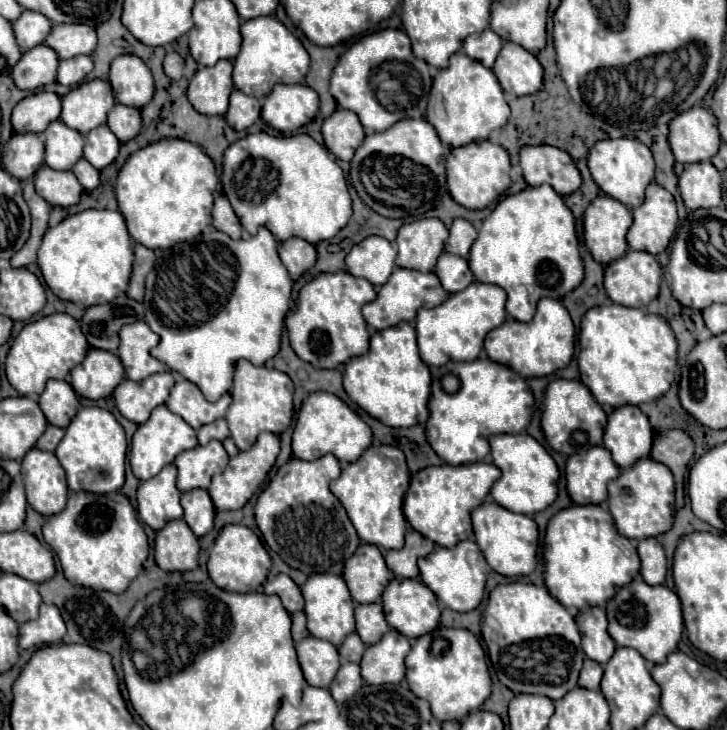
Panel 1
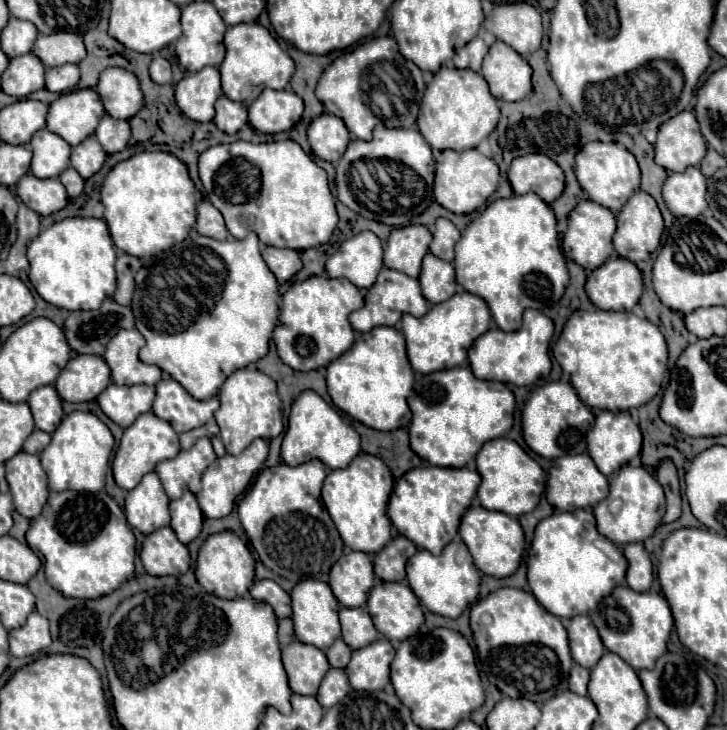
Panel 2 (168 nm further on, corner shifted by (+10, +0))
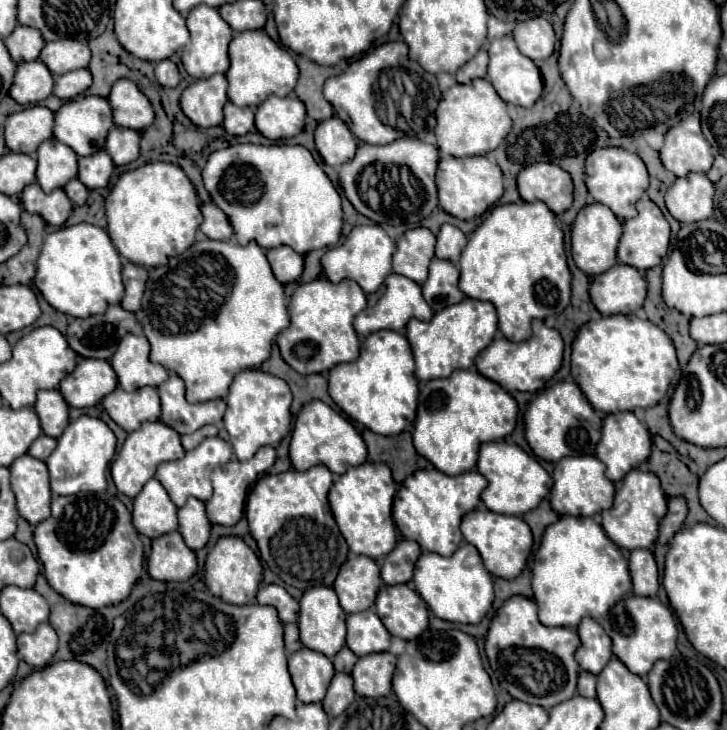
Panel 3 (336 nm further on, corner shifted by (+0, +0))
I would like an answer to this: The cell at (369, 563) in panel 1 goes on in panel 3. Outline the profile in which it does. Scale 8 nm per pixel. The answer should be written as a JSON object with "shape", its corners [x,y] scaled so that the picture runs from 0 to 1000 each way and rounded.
{"shape":[[[481,762],[462,789],[459,808],[468,819],[468,830],[473,833],[473,838],[484,841],[506,836],[514,827],[523,800],[523,778],[512,764]]]}

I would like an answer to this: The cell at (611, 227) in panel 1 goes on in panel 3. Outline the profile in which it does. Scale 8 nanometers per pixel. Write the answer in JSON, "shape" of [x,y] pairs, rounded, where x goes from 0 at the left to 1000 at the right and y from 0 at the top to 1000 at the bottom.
{"shape":[[[823,277],[803,282],[787,307],[787,353],[792,364],[809,378],[820,378],[842,367],[847,362],[847,337],[853,323],[856,323],[856,307],[839,285]]]}

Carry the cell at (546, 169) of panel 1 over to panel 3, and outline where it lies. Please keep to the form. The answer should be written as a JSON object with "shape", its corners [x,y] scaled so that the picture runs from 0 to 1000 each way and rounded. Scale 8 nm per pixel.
{"shape":[[[729,225],[713,238],[718,274],[746,274],[762,293],[773,293],[787,279],[787,244],[765,225]]]}

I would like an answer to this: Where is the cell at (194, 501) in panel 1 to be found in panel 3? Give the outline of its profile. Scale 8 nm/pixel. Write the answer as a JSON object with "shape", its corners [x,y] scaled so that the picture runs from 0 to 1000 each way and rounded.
{"shape":[[[261,682],[248,699],[245,699],[245,729],[253,734],[253,742],[264,753],[275,753],[283,748],[289,734],[289,712],[283,707],[283,693],[272,682]]]}

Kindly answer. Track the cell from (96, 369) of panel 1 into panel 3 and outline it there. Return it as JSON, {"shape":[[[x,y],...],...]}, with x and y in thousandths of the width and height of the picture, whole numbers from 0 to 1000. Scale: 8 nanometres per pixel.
{"shape":[[[110,493],[102,510],[85,521],[83,537],[96,556],[121,559],[135,553],[160,529],[160,510],[146,493]]]}

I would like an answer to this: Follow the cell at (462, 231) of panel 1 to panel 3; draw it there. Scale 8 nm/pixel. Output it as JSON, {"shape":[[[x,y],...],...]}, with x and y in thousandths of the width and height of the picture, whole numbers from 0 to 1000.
{"shape":[[[611,307],[602,318],[602,332],[600,332],[600,351],[608,356],[619,356],[622,362],[630,362],[633,348],[641,337],[641,323],[635,315],[630,315],[622,307]]]}

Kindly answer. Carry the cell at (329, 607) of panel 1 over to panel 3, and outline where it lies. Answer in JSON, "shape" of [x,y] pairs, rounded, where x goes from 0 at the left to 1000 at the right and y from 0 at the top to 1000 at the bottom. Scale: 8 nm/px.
{"shape":[[[432,803],[424,805],[413,822],[413,877],[421,888],[435,890],[457,901],[476,882],[476,838],[470,836],[459,805],[454,803]]]}

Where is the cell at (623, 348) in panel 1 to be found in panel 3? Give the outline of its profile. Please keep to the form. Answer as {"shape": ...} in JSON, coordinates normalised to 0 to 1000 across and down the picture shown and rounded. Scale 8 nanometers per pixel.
{"shape":[[[875,430],[828,433],[820,441],[812,438],[795,452],[795,466],[790,463],[787,471],[787,515],[823,564],[842,567],[905,553],[916,542],[930,507],[933,493],[922,460]]]}

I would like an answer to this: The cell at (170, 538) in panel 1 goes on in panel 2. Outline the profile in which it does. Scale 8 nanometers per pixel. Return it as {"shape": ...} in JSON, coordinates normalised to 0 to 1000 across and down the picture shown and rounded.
{"shape":[[[231,721],[217,723],[201,734],[193,767],[198,773],[198,781],[209,789],[250,789],[261,778],[259,751],[248,745]]]}

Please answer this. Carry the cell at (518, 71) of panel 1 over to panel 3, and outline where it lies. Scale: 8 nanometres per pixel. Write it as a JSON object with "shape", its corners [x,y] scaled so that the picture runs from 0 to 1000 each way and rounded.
{"shape":[[[693,49],[693,52],[682,52],[669,63],[671,74],[674,74],[674,88],[671,88],[671,107],[680,118],[680,123],[685,126],[685,132],[699,140],[699,142],[710,142],[710,145],[735,145],[735,140],[743,134],[746,129],[746,107],[743,107],[743,96],[740,90],[721,77],[707,52],[704,49]]]}

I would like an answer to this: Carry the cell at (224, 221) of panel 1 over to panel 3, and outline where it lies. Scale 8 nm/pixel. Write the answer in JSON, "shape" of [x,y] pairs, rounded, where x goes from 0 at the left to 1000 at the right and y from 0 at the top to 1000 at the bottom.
{"shape":[[[294,277],[278,279],[278,293],[281,293],[281,304],[275,307],[275,315],[286,326],[292,326],[292,329],[319,329],[322,315],[319,315],[316,304],[311,301],[311,293]]]}

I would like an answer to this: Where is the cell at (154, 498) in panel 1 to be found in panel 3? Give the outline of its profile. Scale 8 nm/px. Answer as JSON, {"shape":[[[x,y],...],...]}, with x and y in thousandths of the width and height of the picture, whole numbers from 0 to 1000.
{"shape":[[[209,655],[198,663],[195,674],[184,682],[182,712],[193,732],[204,737],[217,737],[245,723],[242,701],[245,696],[234,685],[228,668],[215,655]]]}

